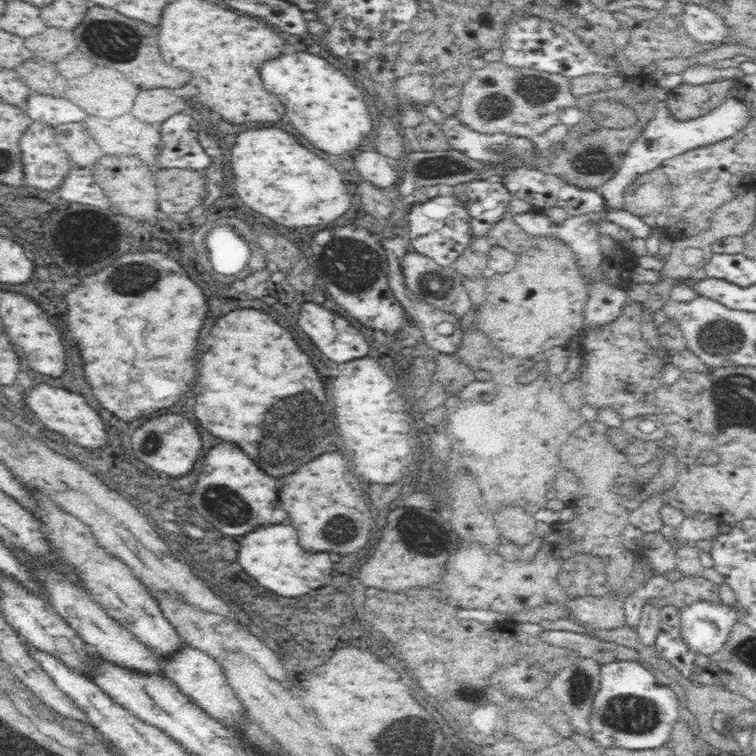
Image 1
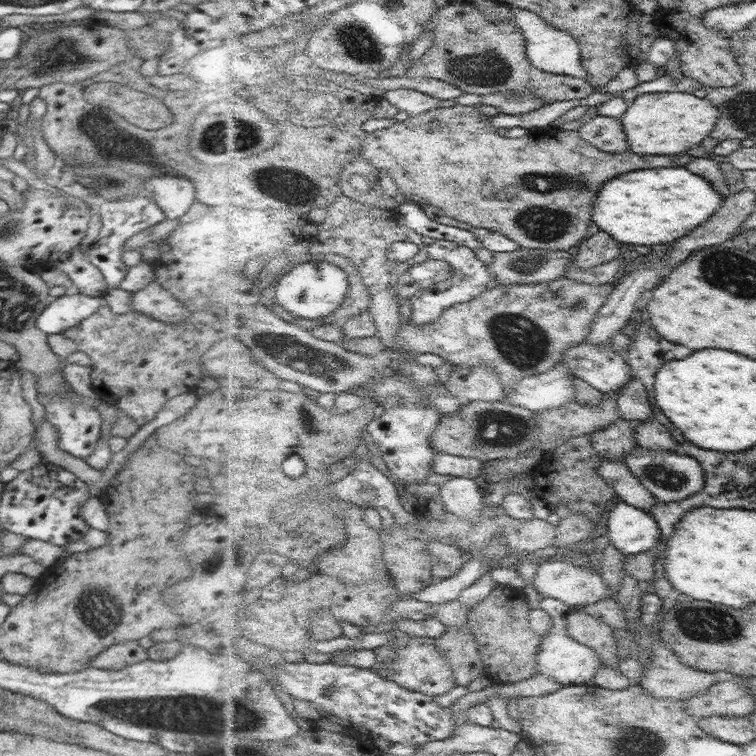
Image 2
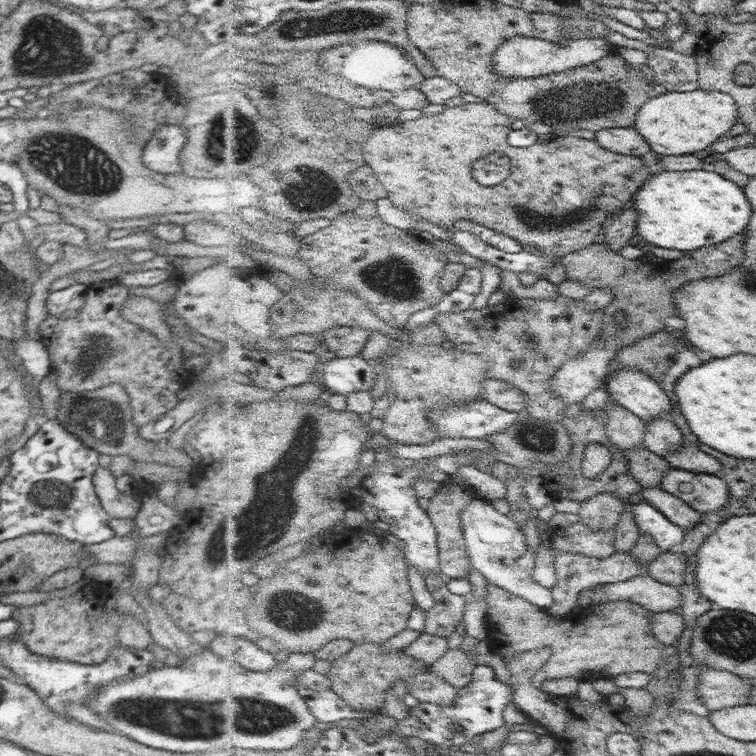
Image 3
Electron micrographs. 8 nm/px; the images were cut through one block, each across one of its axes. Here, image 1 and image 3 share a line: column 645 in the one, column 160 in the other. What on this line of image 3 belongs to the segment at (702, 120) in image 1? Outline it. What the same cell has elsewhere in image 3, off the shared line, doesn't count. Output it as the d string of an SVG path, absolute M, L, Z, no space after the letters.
M161 124L156 134L143 148L142 160L148 168L162 173L177 174L181 172L179 154L187 143L183 126Z

